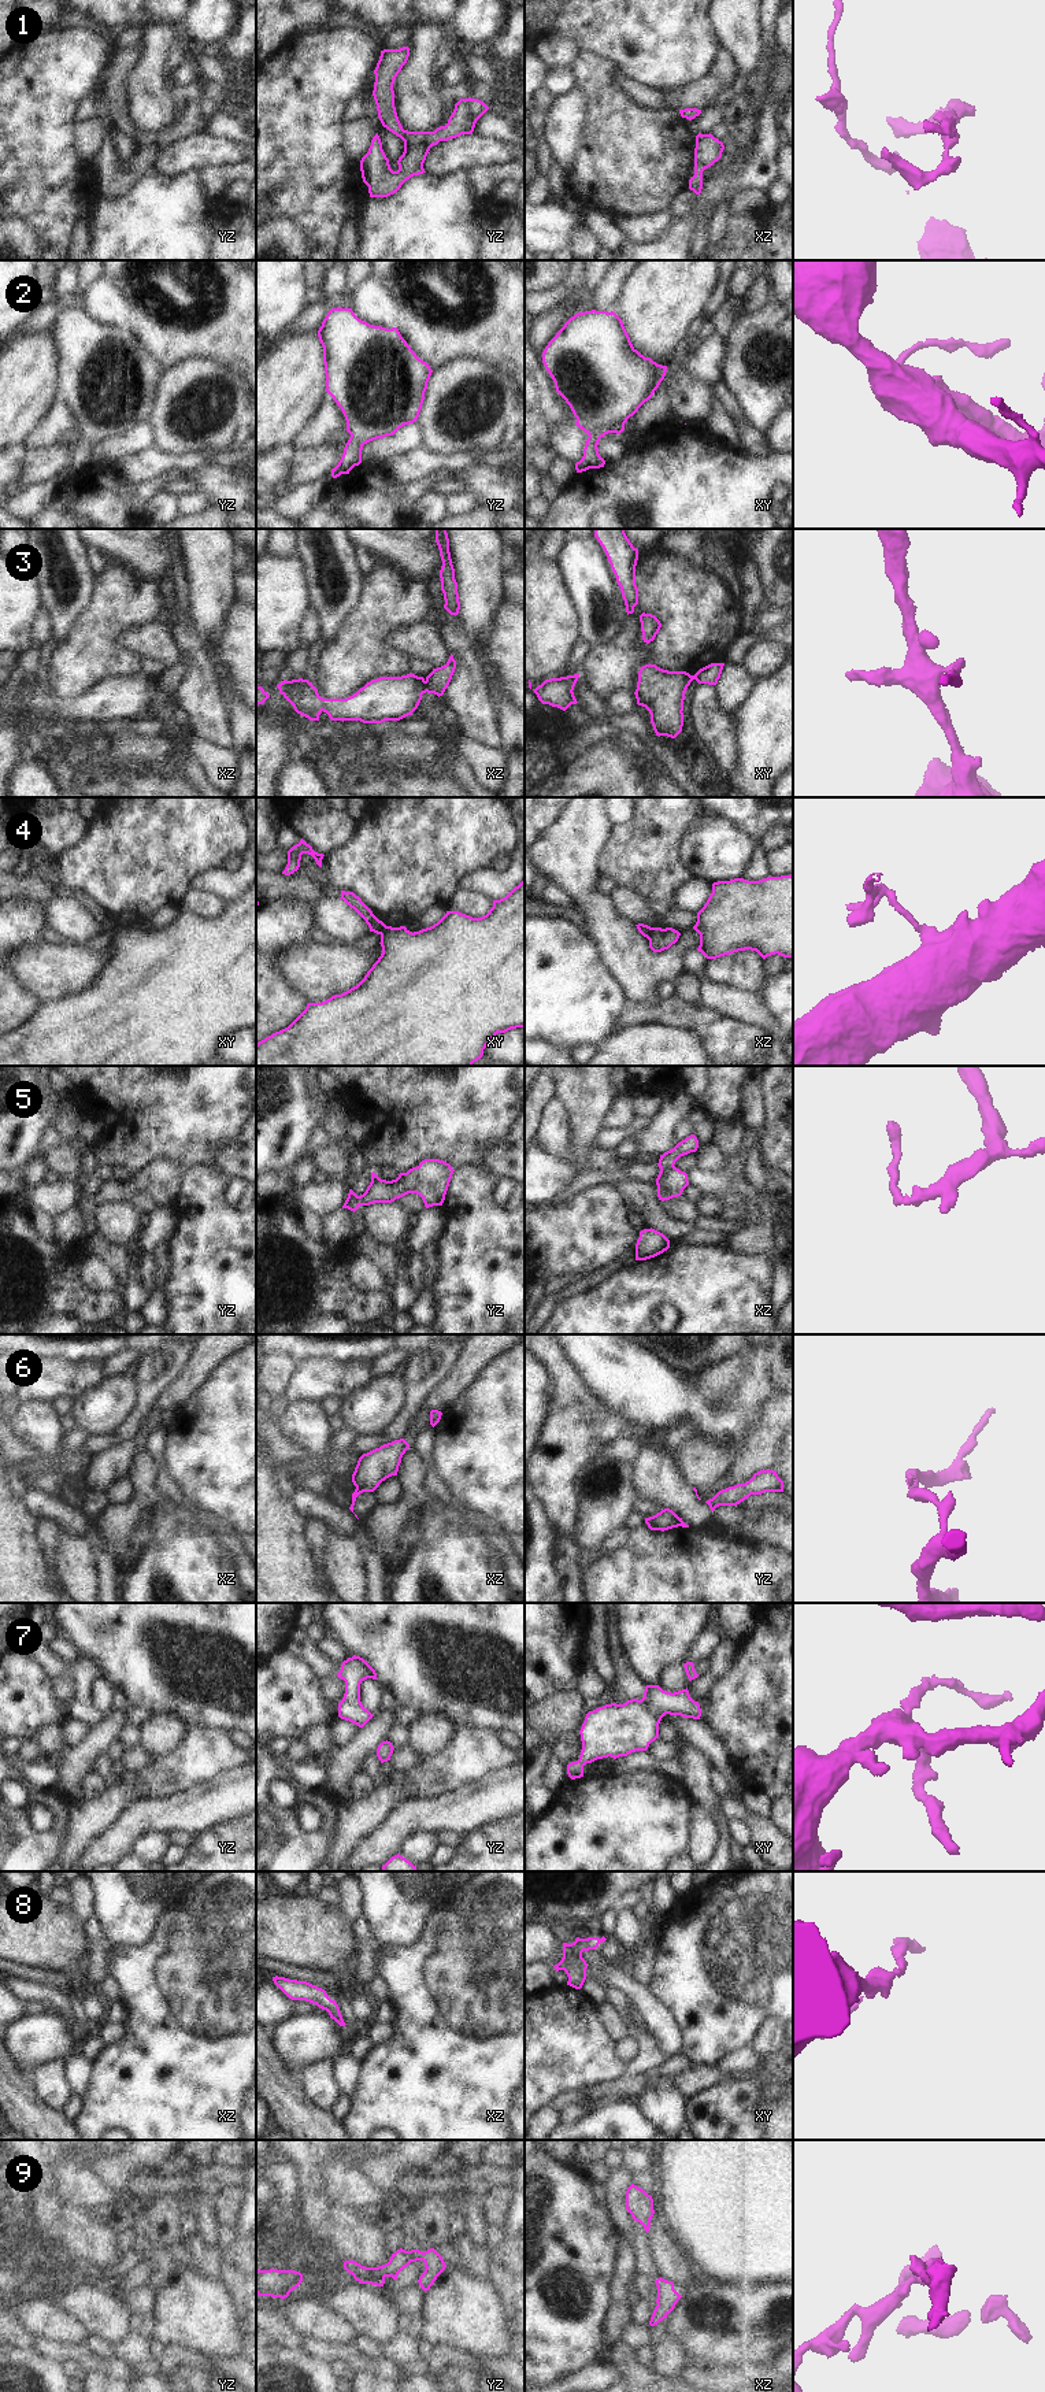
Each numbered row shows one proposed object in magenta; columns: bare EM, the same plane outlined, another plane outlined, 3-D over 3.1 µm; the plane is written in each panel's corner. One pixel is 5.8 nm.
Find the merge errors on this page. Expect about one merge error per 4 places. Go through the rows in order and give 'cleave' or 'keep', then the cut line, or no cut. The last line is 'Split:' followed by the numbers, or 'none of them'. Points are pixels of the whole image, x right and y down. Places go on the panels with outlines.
1: keep | no cut
2: keep | no cut
3: cleave | xz (423, 681), (426, 691)
4: cleave | xz (655, 928), (647, 937)
5: cleave | xz (673, 1165), (660, 1170)
6: cleave | xz (356, 1488), (366, 1491)
7: keep | no cut
8: keep | no cut
9: keep | no cut
Split: 3, 4, 5, 6

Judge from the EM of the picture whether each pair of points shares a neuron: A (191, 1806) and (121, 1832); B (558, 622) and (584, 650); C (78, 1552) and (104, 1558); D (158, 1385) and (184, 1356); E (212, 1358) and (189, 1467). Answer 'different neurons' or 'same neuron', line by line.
A: same neuron
B: different neurons
C: different neurons
D: same neuron
E: different neurons

